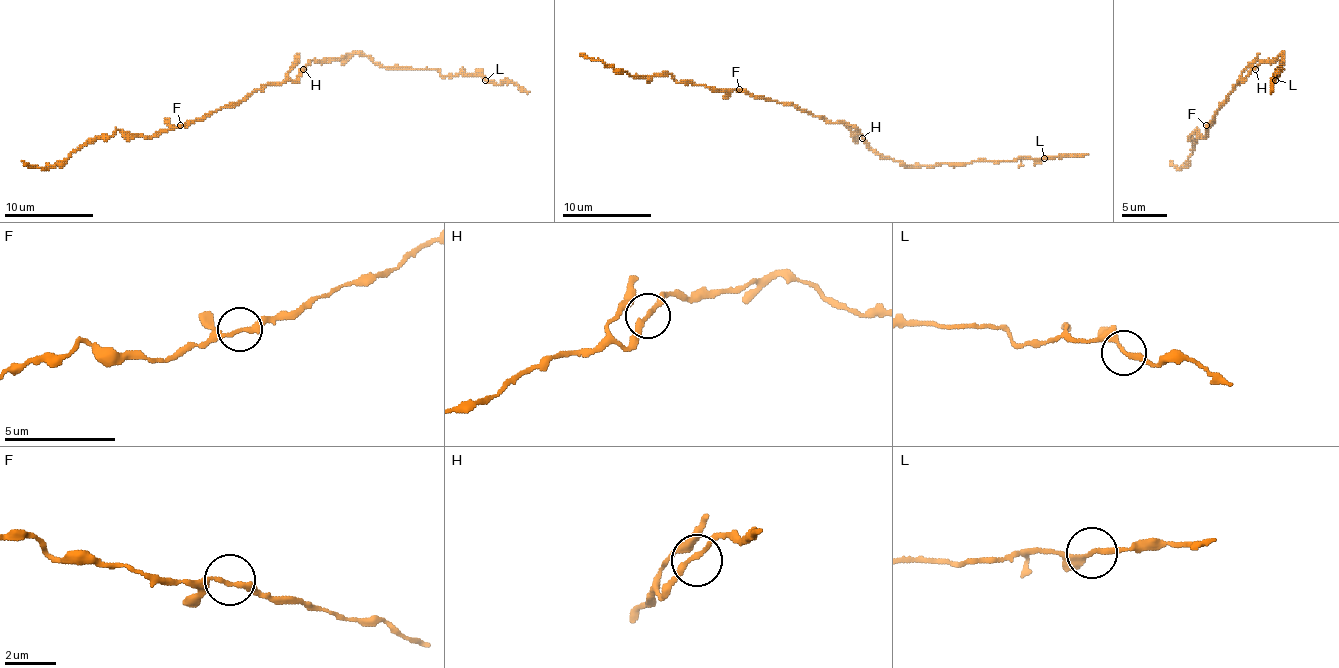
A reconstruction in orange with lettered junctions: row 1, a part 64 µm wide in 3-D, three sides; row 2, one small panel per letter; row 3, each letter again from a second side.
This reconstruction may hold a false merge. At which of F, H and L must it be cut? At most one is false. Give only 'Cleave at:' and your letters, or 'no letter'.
Cleave at: no letter

